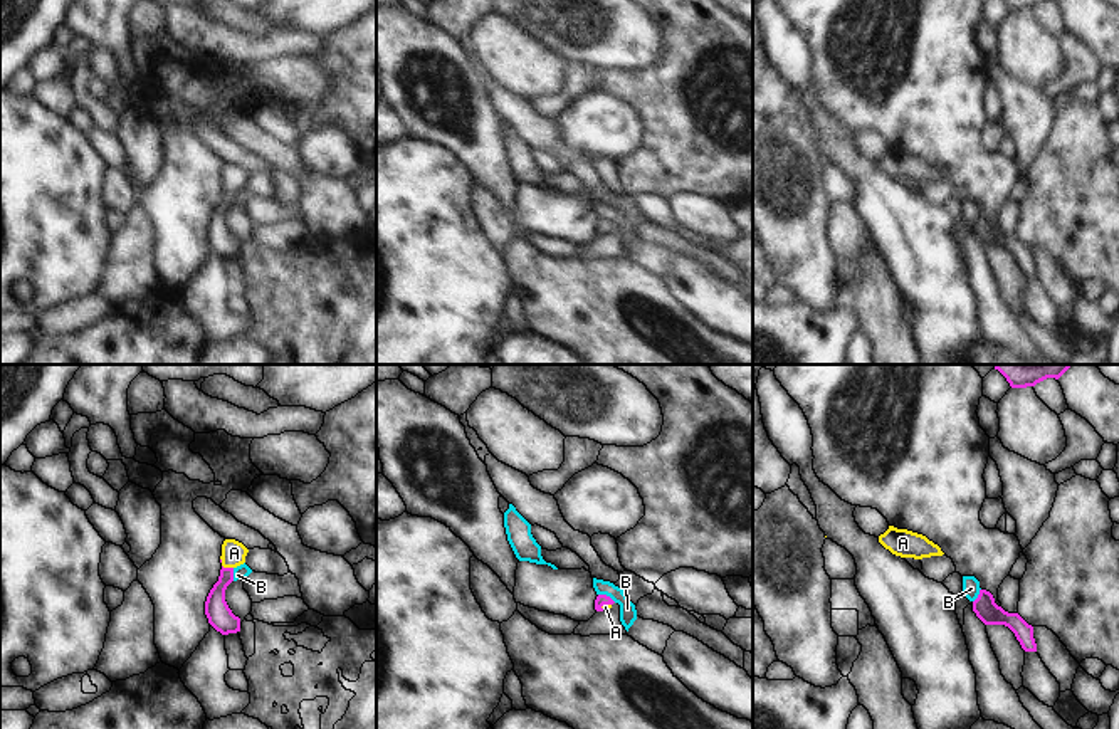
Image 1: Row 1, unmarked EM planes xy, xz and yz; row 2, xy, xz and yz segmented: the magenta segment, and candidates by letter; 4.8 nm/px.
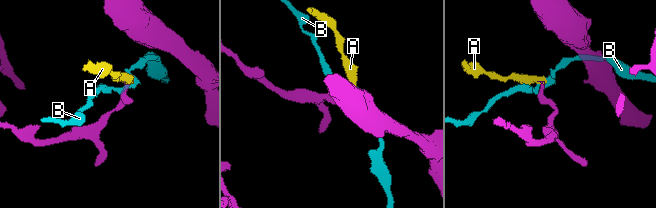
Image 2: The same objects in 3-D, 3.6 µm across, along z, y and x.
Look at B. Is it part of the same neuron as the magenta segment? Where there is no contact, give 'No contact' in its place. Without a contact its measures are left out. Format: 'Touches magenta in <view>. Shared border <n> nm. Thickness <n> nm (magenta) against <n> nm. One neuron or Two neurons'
Touches magenta in xz. Shared border 100 nm. Thickness 50 nm (magenta) against 80 nm. Two neurons

